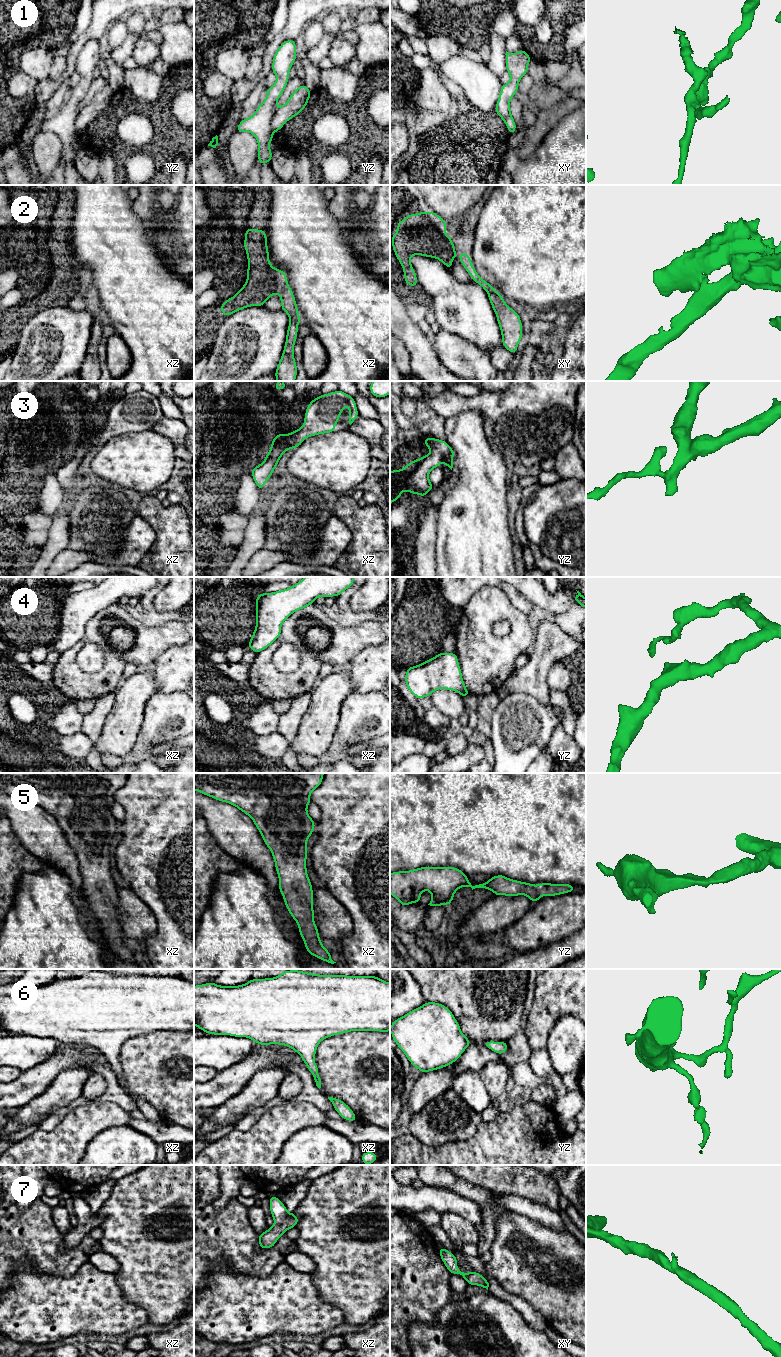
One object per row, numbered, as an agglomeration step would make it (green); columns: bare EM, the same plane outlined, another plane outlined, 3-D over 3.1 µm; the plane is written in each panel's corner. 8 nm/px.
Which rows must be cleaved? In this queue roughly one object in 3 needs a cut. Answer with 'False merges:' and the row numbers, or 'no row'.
False merges: 1

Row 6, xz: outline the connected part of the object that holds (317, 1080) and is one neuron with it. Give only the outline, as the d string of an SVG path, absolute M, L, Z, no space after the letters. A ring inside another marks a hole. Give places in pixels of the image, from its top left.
M300 970L283 971L279 976L273 978L254 979L243 985L221 986L214 982L194 986L194 1025L203 1030L206 1034L230 1035L233 1037L247 1037L259 1045L285 1045L297 1052L308 1070L314 1077L316 1086L321 1088L321 1079L318 1073L318 1066L314 1061L316 1050L321 1041L334 1035L349 1033L351 1031L390 1031L390 983L380 979L378 976L351 976L351 975L320 975Z

